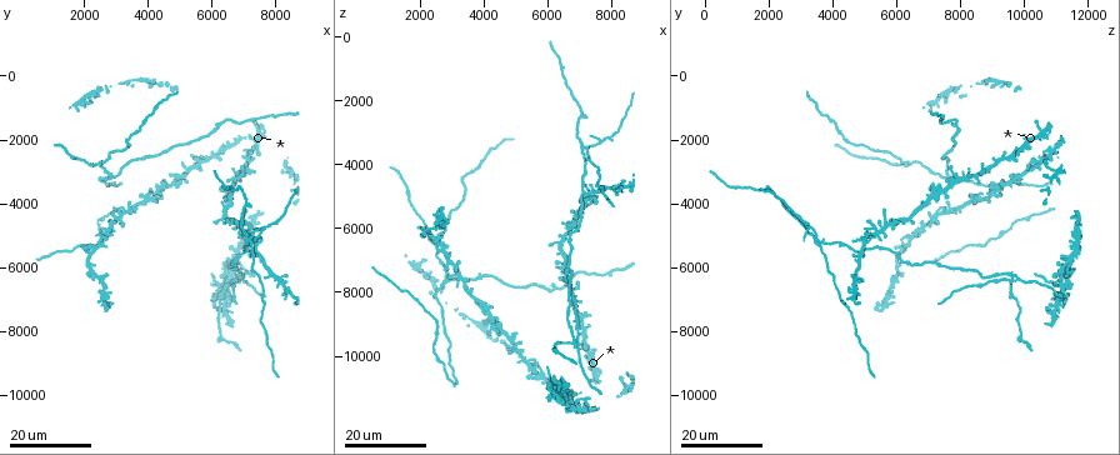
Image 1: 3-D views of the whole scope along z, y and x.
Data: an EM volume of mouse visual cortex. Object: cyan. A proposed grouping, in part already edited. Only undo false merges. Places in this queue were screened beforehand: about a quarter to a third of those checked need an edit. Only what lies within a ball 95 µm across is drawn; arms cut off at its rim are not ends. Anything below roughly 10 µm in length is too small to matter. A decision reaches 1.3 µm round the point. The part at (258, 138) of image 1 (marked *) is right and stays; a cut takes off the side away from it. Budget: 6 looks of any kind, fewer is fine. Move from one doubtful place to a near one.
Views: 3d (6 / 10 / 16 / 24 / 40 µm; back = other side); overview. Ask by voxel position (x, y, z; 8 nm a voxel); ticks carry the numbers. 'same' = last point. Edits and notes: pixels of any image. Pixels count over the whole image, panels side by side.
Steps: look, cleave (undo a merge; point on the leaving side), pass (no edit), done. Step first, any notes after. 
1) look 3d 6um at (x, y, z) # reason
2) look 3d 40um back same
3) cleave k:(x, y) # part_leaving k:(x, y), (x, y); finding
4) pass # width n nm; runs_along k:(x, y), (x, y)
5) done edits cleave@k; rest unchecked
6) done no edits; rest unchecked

look 3d 16um at (3400, 4200, 7700)

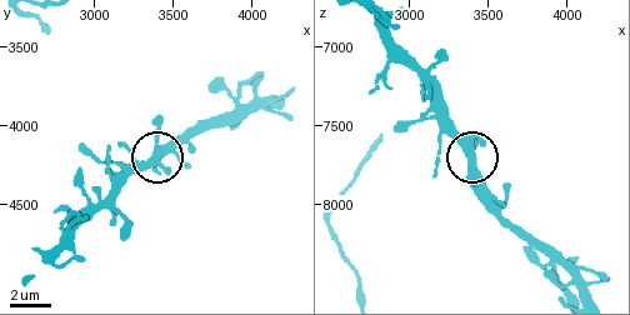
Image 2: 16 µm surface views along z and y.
look 3d 6um same

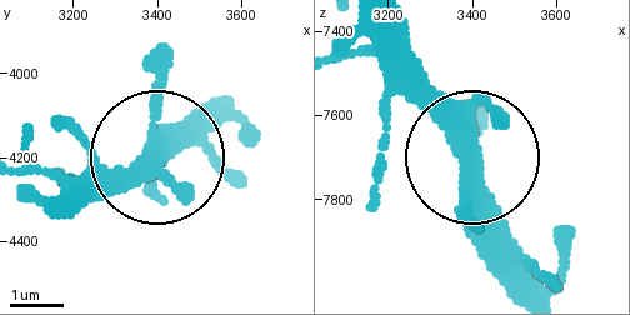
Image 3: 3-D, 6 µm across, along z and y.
pass # arms 4; runs_along 3:(546, 293), (470, 158), (380, 68); all the same cell

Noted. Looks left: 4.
look 3d 24um at (7200, 5200, 3400) # four or more arms meet

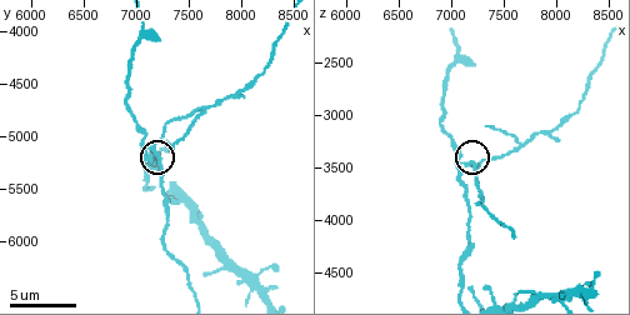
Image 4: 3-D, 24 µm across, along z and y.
look 3d 10um at (7100, 5100, 3460)

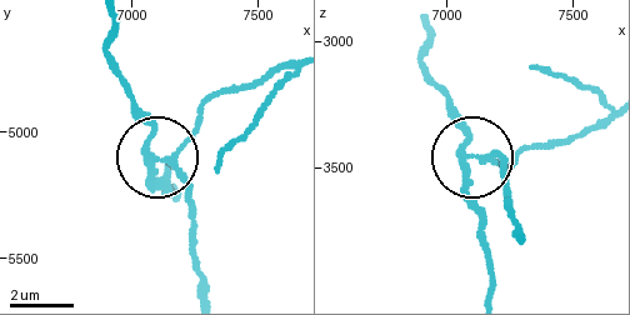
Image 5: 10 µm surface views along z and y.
cleave 5:(185, 180) # two cells meet here

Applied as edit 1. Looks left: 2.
look 3d 16um at (2400, 2700, 6400) # three arms meet

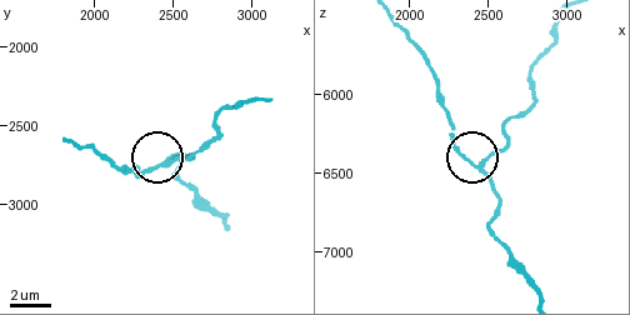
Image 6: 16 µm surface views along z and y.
look 3d 6um at (2460, 2720, 6440) # zoom in

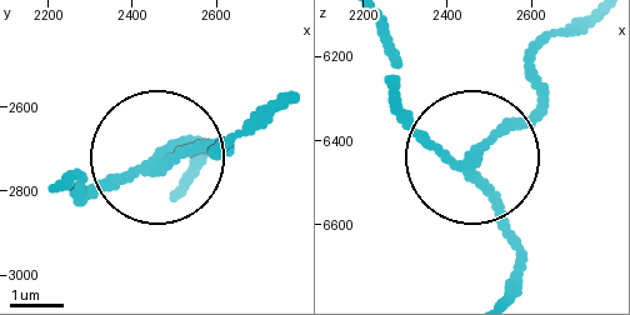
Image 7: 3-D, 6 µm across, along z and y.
cleave 7:(211, 141) # width 160 nm; part_leaving 7:(466, 163), (529, 109), (534, 55), (569, 24); a second cell is stuck on

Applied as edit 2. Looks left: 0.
done edits cleave@5, cleave@7; rest unchecked

